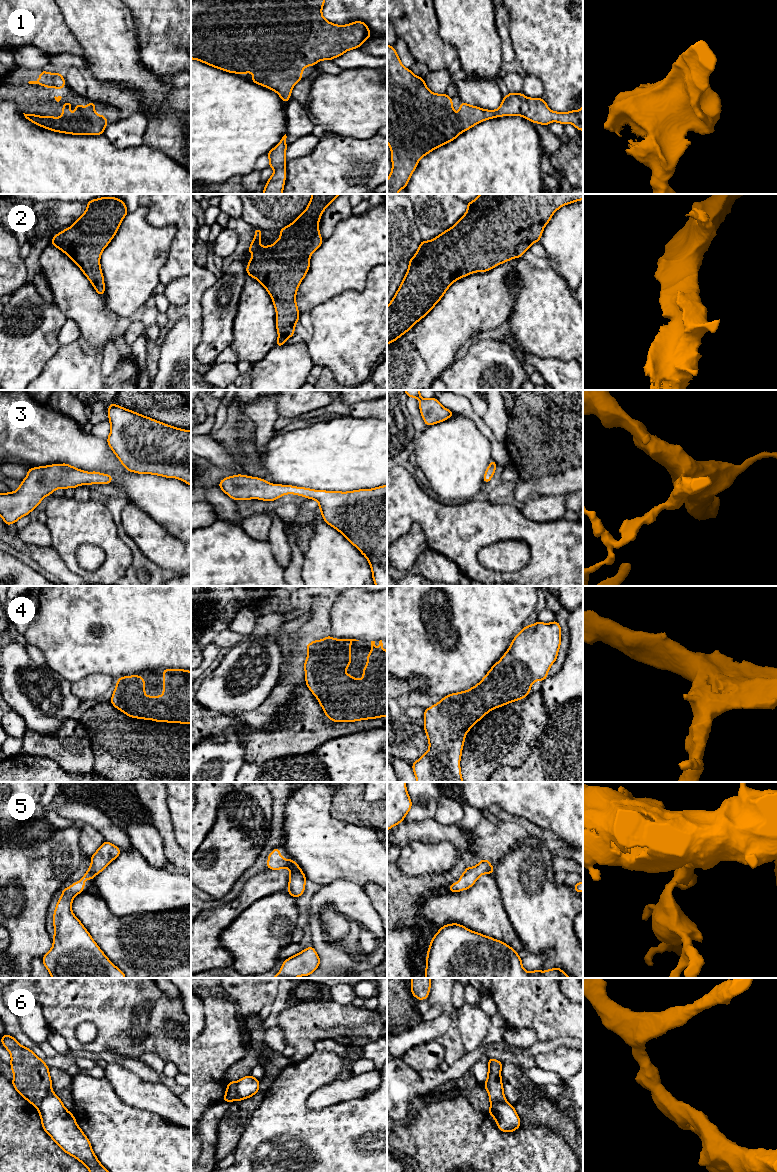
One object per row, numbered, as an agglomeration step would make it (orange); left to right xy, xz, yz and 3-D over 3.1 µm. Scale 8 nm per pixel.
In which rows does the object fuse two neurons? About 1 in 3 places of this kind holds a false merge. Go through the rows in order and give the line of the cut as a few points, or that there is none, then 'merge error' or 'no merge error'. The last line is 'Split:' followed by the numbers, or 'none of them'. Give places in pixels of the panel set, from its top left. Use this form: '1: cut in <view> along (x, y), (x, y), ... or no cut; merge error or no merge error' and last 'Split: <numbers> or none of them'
1: no cut; no merge error
2: no cut; no merge error
3: no cut; no merge error
4: no cut; no merge error
5: no cut; no merge error
6: cut in xz along (237, 1082), (237, 1088), (232, 1100); merge error
Split: 6

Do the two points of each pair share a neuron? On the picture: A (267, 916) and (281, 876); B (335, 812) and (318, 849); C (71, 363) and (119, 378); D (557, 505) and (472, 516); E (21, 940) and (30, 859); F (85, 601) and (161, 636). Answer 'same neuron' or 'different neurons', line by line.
A: different neurons
B: different neurons
C: same neuron
D: different neurons
E: same neuron
F: same neuron

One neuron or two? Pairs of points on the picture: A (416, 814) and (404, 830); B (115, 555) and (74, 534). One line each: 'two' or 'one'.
A: two
B: one

